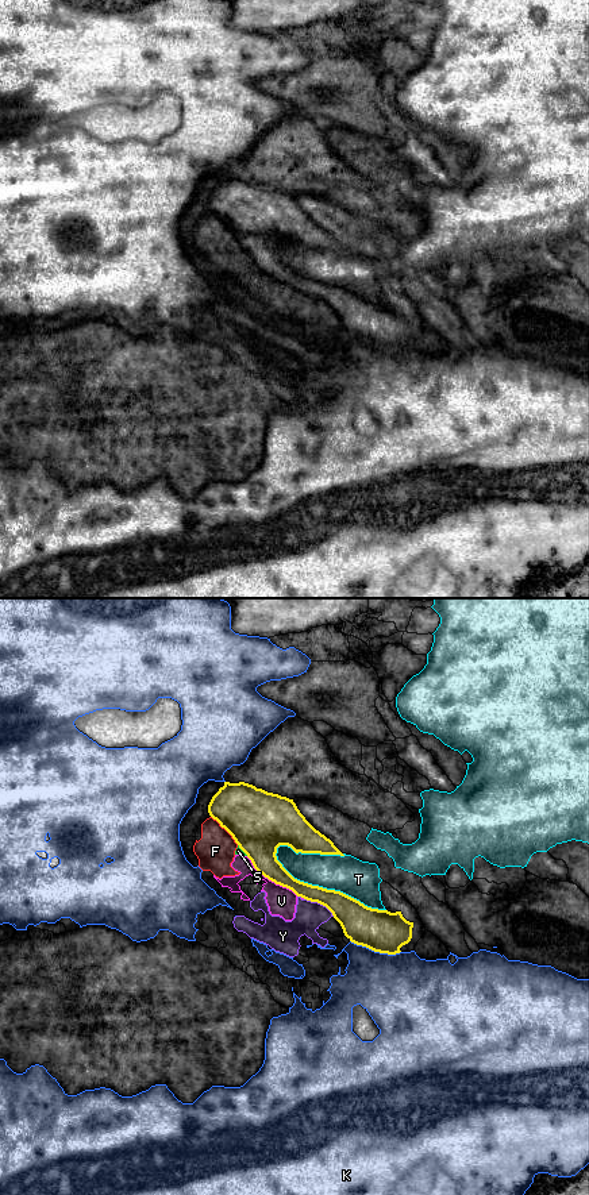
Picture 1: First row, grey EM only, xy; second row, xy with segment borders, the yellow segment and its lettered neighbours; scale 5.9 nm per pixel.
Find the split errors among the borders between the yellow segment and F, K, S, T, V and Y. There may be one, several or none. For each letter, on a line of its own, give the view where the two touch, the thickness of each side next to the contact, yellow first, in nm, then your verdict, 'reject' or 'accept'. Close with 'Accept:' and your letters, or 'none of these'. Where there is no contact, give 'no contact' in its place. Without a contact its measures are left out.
F: contact in xy; calibres 360 and 220 nm; reject
K: contact in xy; calibres 260 and 420 nm; reject
S: contact in xy; calibres 360 and 40 nm; reject
T: contact in xy; calibres 200 and 220 nm; reject
V: contact in xy; calibres 240 and 170 nm; reject
Y: contact in xy; calibres 200 and 170 nm; reject
Accept: none of these

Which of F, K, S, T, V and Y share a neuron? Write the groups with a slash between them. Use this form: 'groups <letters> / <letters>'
groups F S V Y / K / T

